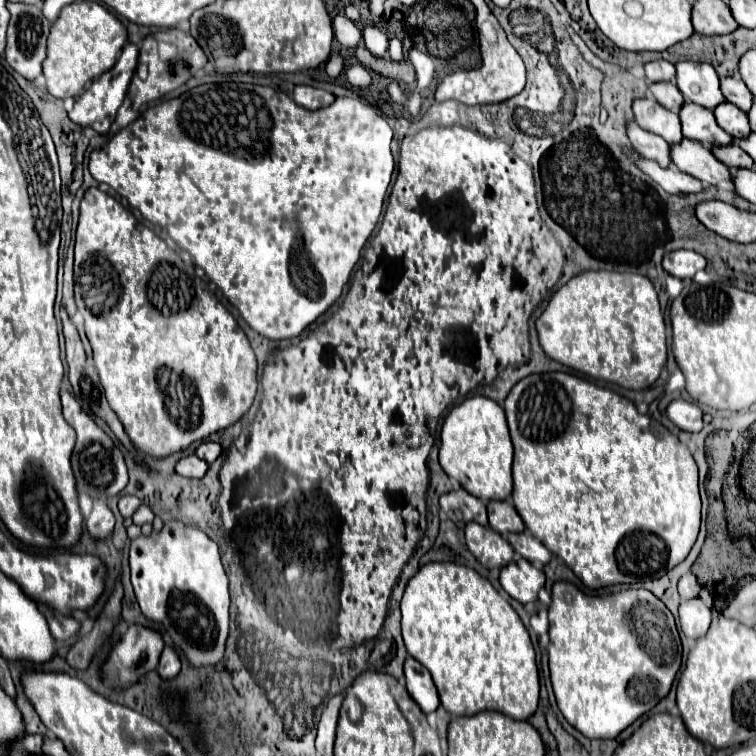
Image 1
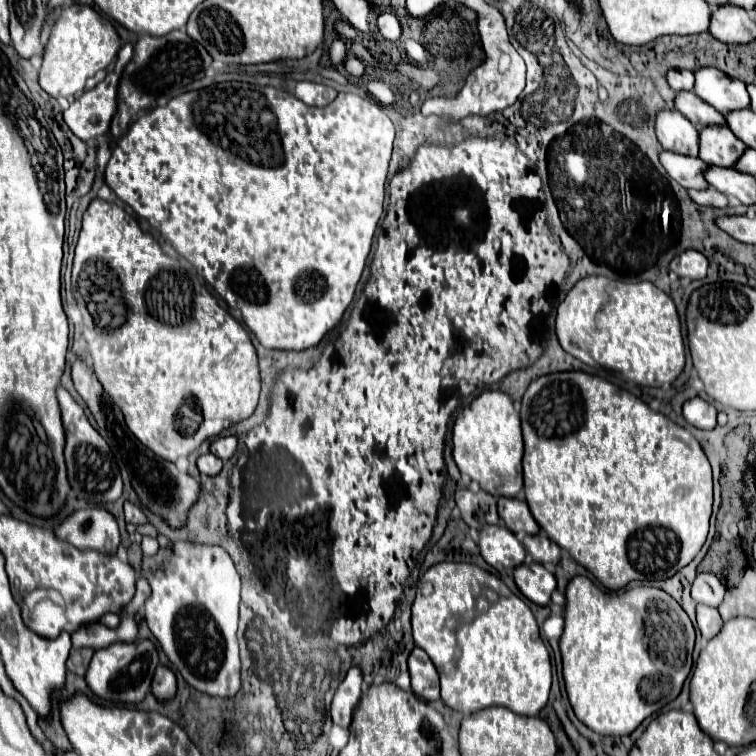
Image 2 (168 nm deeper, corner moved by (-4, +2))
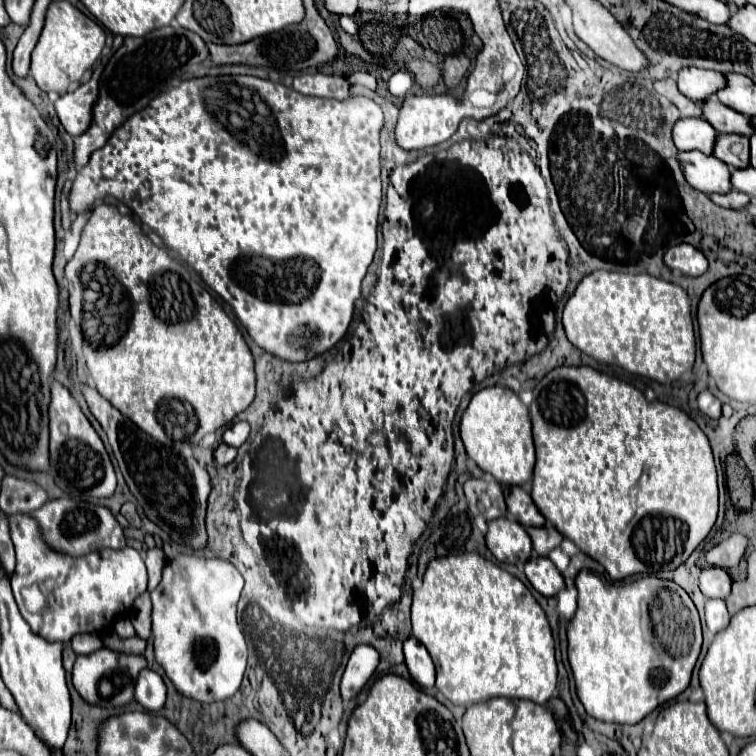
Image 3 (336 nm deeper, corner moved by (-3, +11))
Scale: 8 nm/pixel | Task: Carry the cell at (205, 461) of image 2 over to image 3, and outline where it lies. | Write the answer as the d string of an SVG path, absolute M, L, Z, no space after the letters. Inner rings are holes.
M222 443L222 445L216 449L216 453L214 453L214 461L216 461L218 465L228 465L228 463L232 463L232 461L236 459L236 455L238 455L238 449L236 449L236 447L230 447L230 445Z

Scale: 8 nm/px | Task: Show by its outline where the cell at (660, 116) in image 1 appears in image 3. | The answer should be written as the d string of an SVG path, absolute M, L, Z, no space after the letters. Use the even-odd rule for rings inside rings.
M680 119L676 121L672 135L680 151L700 151L704 155L712 155L716 143L716 129L712 129L712 125L706 119Z

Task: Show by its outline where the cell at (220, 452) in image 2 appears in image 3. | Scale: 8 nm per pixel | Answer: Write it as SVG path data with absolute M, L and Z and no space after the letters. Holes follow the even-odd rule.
M238 421L230 429L226 429L222 441L232 447L240 447L248 439L248 435L250 435L250 425L246 421Z

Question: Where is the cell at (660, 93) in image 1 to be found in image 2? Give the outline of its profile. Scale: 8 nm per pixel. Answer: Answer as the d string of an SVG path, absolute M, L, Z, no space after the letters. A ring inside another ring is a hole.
M681 90L675 94L673 100L675 110L679 110L697 130L709 124L725 124L723 114L719 114L713 106L709 106L707 102L703 102L697 94Z

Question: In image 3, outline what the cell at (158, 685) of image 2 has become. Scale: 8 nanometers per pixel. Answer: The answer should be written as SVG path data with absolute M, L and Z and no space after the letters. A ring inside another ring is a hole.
M142 669L140 677L136 679L134 699L150 713L160 711L166 701L166 687L162 677L150 669Z

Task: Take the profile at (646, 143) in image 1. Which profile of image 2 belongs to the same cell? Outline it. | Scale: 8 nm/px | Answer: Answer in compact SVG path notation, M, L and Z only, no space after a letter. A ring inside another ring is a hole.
M663 150L659 154L661 158L661 166L669 172L671 178L675 178L683 188L707 188L709 184L703 178L703 168L707 166L705 162L701 162L701 158L693 158L693 156L683 156L683 154L671 154L669 150Z

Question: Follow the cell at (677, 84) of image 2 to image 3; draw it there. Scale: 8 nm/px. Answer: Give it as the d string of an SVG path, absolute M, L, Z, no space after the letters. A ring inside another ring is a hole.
M684 67L678 73L678 89L684 97L702 105L706 99L716 97L720 89L726 87L726 77L716 71L698 69L698 67Z

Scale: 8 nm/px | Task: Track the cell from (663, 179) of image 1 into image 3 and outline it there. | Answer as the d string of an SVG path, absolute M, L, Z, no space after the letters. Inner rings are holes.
M730 191L728 195L718 195L718 193L714 193L714 195L710 195L710 199L716 203L716 205L720 205L720 207L726 207L726 209L742 209L742 207L746 207L748 203L750 203L750 197L748 195L744 195L744 193L740 193L740 191Z

